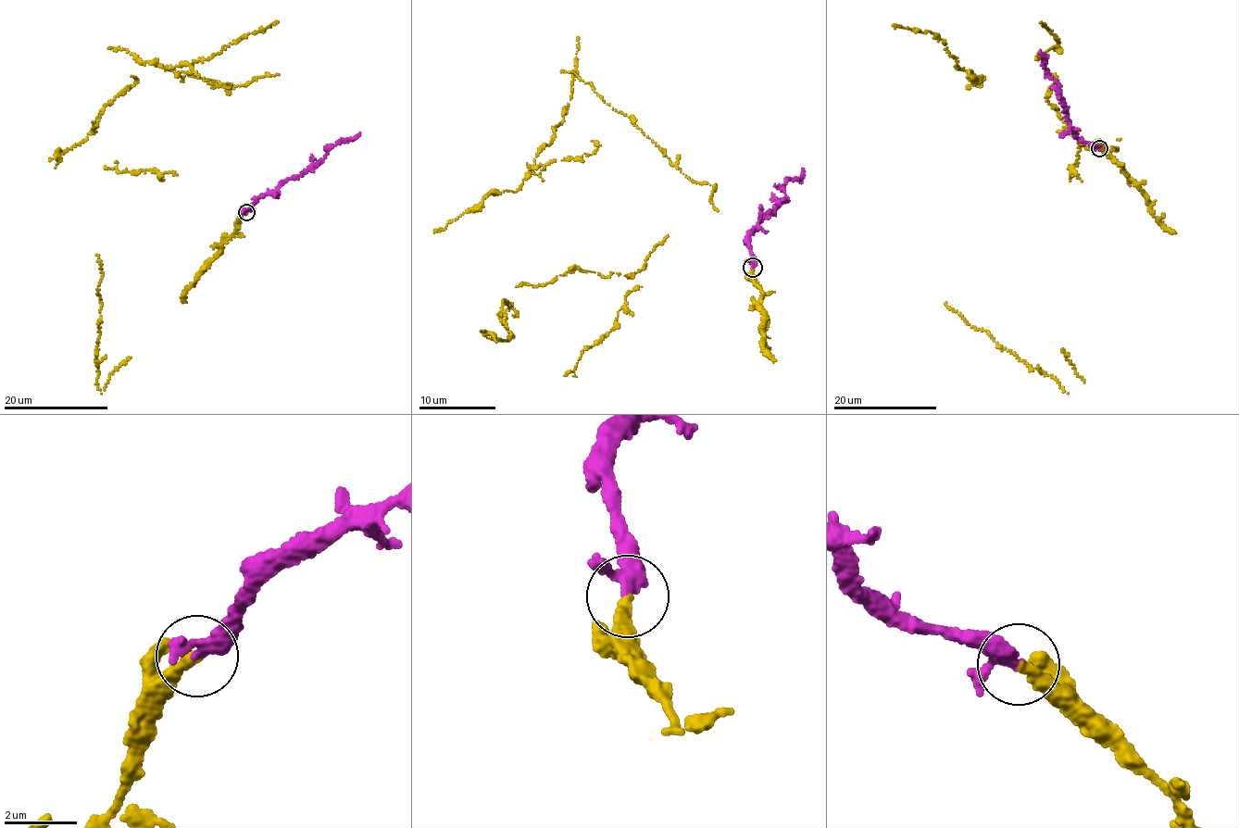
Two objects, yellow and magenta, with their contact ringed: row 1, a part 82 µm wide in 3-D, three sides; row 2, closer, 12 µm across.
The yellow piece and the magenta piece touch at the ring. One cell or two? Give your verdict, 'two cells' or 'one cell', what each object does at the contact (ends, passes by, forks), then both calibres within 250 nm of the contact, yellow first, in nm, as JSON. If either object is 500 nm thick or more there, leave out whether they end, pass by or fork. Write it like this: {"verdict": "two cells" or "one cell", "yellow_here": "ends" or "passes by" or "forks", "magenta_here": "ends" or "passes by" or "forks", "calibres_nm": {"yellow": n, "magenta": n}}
{"verdict": "one cell", "yellow_here": "ends", "magenta_here": "passes by", "calibres_nm": {"yellow": 300, "magenta": 280}}

